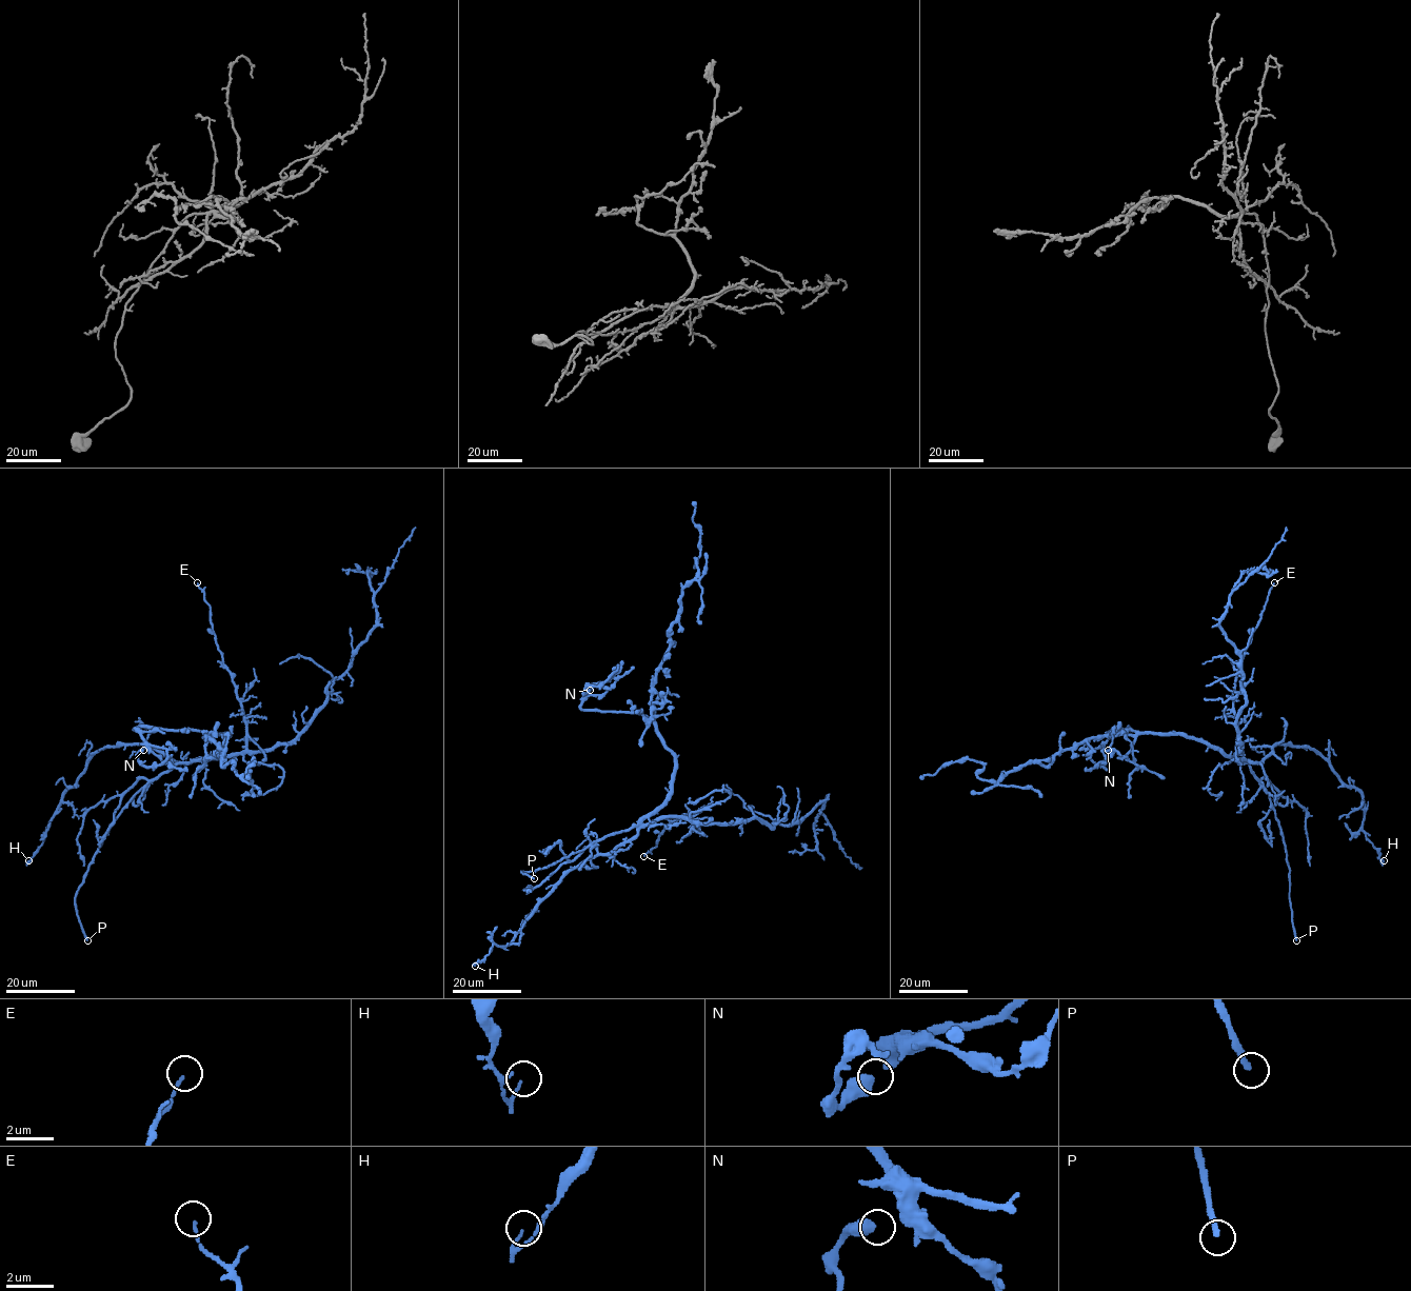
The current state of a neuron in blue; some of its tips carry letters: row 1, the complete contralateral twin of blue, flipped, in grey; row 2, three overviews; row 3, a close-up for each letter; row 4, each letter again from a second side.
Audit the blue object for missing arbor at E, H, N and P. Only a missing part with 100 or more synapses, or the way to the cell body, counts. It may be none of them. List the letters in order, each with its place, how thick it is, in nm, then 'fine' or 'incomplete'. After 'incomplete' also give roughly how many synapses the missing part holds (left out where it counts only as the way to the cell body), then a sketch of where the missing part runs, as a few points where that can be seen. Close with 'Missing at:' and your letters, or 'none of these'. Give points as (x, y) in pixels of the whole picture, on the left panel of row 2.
E: at (197, 582); 100 nm thick; fine
H: at (28, 860); 80 nm thick; fine
N: at (143, 750); 400 nm thick; fine
P: at (87, 940); 220 nm thick; incomplete; missing branch runs (87, 940), (106, 974), (132, 977), (165, 964), (233, 917)
Missing at: P

